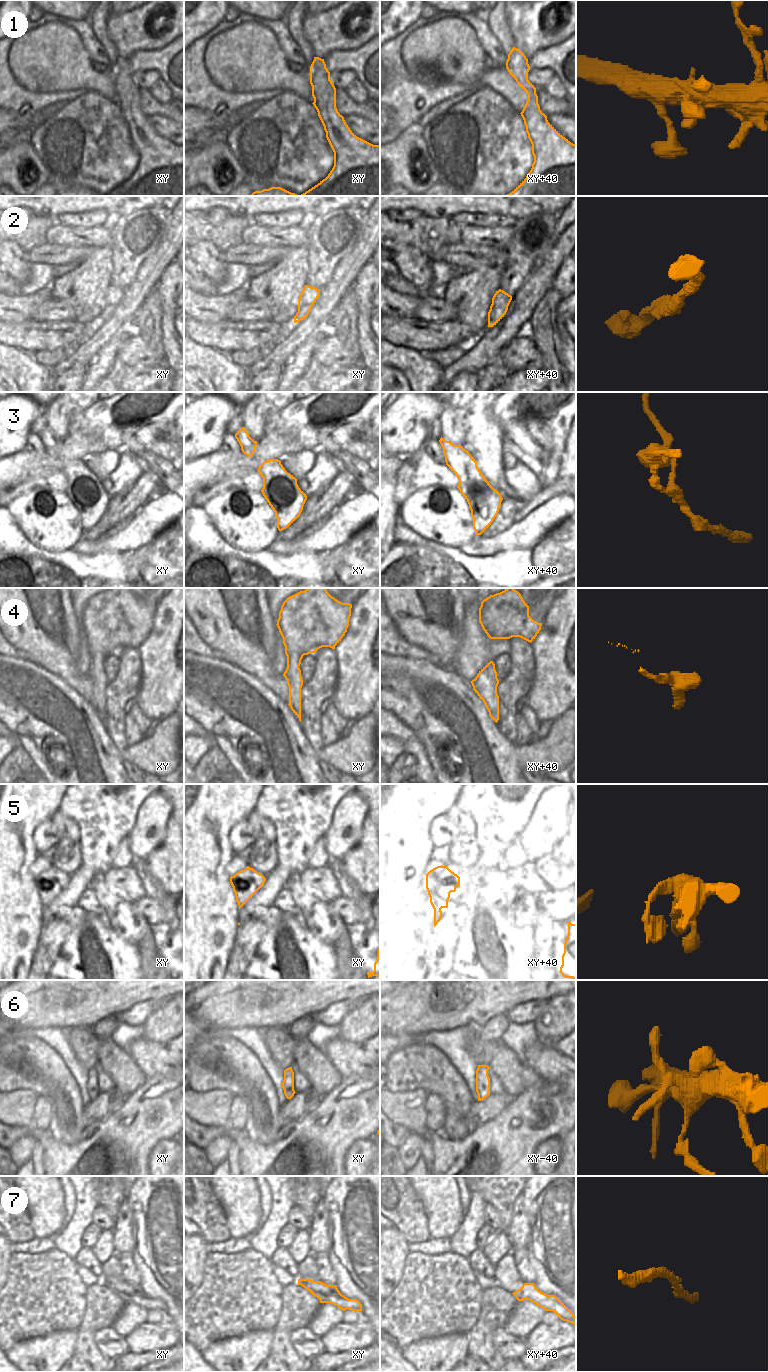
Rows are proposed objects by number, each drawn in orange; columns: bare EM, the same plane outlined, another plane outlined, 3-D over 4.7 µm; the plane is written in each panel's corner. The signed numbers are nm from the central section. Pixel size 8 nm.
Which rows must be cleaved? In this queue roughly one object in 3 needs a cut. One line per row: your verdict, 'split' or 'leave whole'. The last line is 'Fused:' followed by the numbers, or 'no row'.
1: leave whole
2: leave whole
3: leave whole
4: leave whole
5: split
6: leave whole
7: leave whole
Fused: 5

